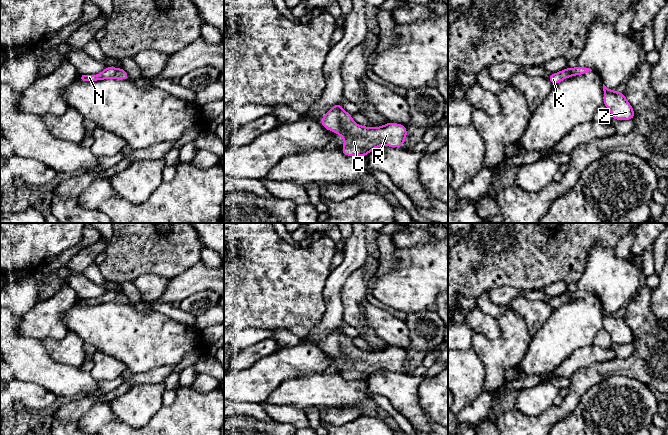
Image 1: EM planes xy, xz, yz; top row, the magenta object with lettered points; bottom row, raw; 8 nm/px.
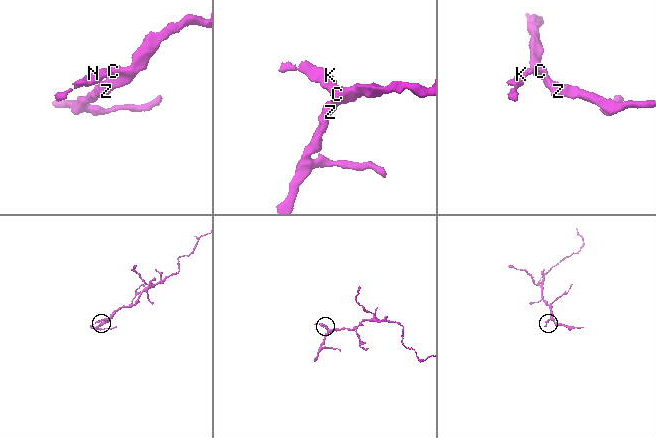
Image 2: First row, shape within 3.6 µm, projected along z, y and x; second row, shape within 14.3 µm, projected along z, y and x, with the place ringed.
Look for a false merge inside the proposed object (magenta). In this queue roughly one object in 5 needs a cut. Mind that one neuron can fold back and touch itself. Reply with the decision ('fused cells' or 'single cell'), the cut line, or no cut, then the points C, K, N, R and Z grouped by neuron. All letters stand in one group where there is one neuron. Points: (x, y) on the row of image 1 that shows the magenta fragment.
single cell; cut none; groups C K N R Z

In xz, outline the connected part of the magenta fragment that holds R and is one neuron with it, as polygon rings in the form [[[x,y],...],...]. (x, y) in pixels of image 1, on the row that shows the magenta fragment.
[[[340,102],[335,104],[332,109],[323,116],[320,123],[325,129],[334,131],[337,135],[344,138],[345,146],[341,151],[345,156],[367,157],[371,150],[382,145],[402,148],[404,140],[408,134],[405,125],[396,124],[394,122],[388,122],[381,127],[364,127],[358,125],[352,120],[352,114],[343,110]]]

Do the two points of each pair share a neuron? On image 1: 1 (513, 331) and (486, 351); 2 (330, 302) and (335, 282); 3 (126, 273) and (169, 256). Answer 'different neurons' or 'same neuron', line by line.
1: same neuron
2: same neuron
3: same neuron

